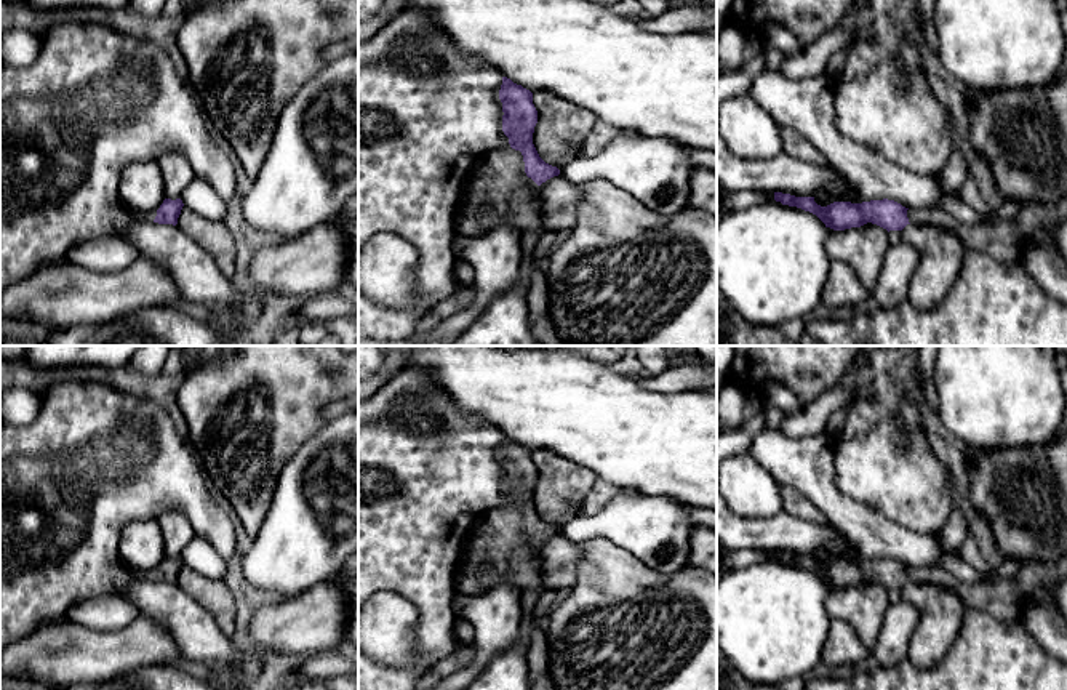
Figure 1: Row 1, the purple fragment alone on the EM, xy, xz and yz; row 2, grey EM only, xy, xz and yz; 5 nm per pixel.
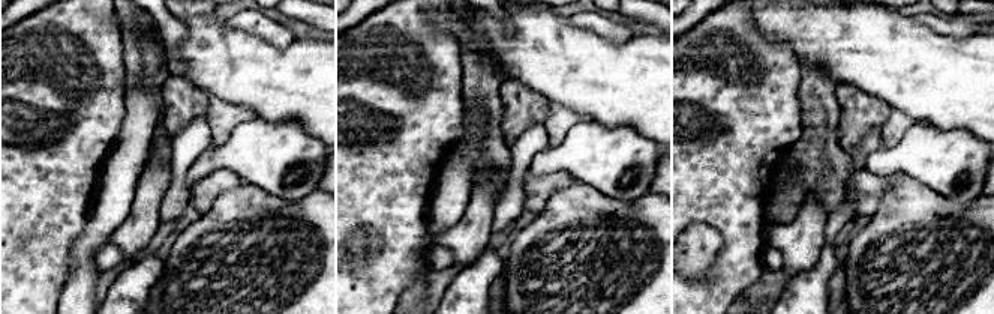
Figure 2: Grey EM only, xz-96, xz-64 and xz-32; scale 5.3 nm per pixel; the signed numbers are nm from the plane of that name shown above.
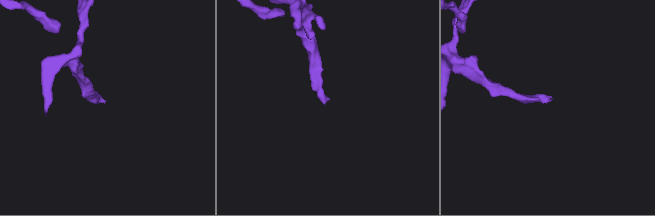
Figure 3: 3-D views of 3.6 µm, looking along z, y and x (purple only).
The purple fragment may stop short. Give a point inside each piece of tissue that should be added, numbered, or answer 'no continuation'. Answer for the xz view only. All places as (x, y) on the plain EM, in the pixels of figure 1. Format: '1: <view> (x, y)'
1: xz (499, 549)

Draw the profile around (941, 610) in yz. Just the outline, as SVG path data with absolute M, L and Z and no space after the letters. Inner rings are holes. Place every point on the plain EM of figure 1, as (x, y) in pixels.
M907 583L901 589L901 600L920 613L907 660L920 669L933 668L955 642L966 607L953 591L928 583Z

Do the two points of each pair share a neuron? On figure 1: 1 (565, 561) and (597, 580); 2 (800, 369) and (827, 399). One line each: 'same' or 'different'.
1: different
2: different

